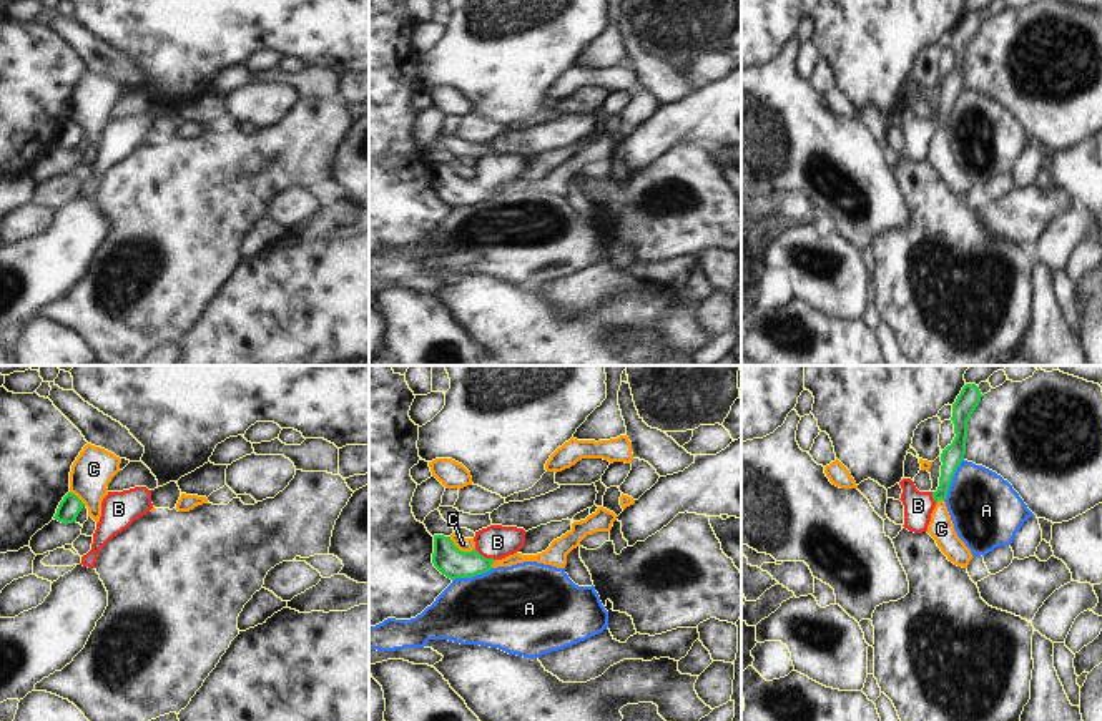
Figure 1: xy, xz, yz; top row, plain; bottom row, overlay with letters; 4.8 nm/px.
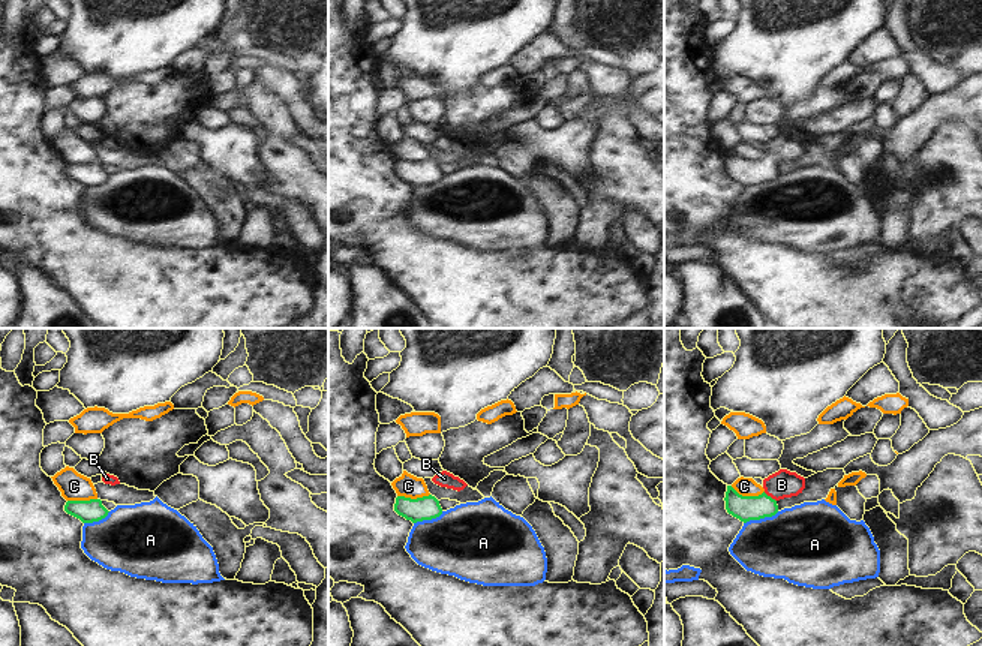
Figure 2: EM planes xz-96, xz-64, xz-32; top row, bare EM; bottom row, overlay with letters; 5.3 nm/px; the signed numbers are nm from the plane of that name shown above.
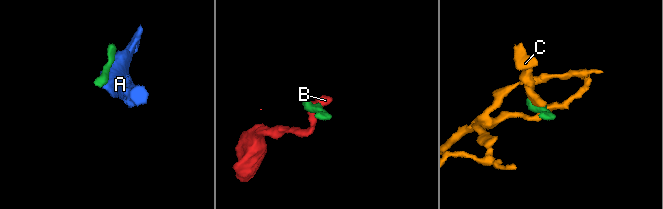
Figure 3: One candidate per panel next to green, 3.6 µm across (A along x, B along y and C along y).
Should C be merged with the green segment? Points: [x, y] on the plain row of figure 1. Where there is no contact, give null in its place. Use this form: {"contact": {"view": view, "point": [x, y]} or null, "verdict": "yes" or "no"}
{"contact": {"view": "xz", "point": [459, 178]}, "verdict": "no"}

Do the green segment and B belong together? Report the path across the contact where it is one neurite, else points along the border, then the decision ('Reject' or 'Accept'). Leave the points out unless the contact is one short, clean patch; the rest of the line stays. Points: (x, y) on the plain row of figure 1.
Path across: xz (447, 186), (484, 185), (497, 170). Accept.

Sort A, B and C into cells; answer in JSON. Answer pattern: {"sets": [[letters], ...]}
{"sets": [["A"], ["B"], ["C"]]}

